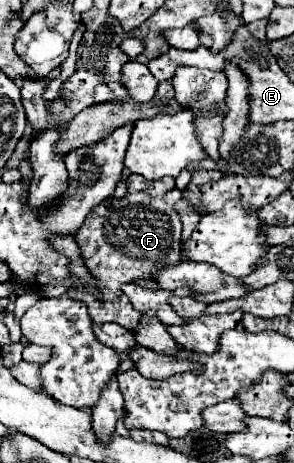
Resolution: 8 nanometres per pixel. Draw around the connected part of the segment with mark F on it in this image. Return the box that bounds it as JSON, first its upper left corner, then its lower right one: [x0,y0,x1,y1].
[67,189,183,329]

